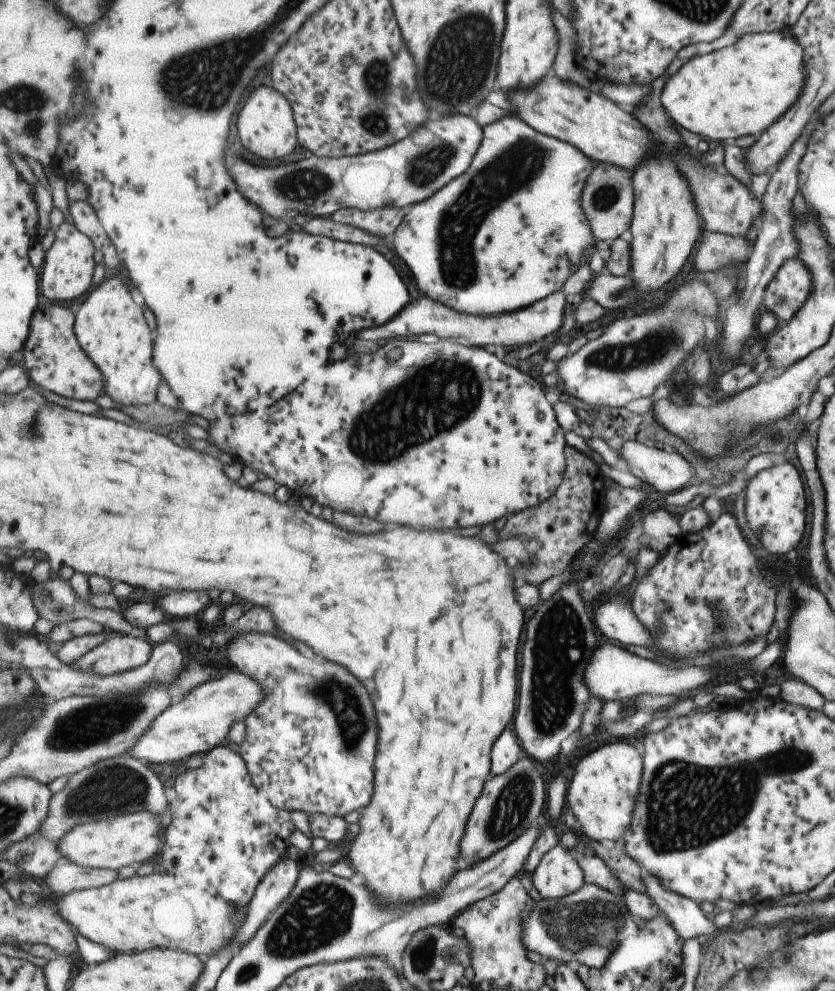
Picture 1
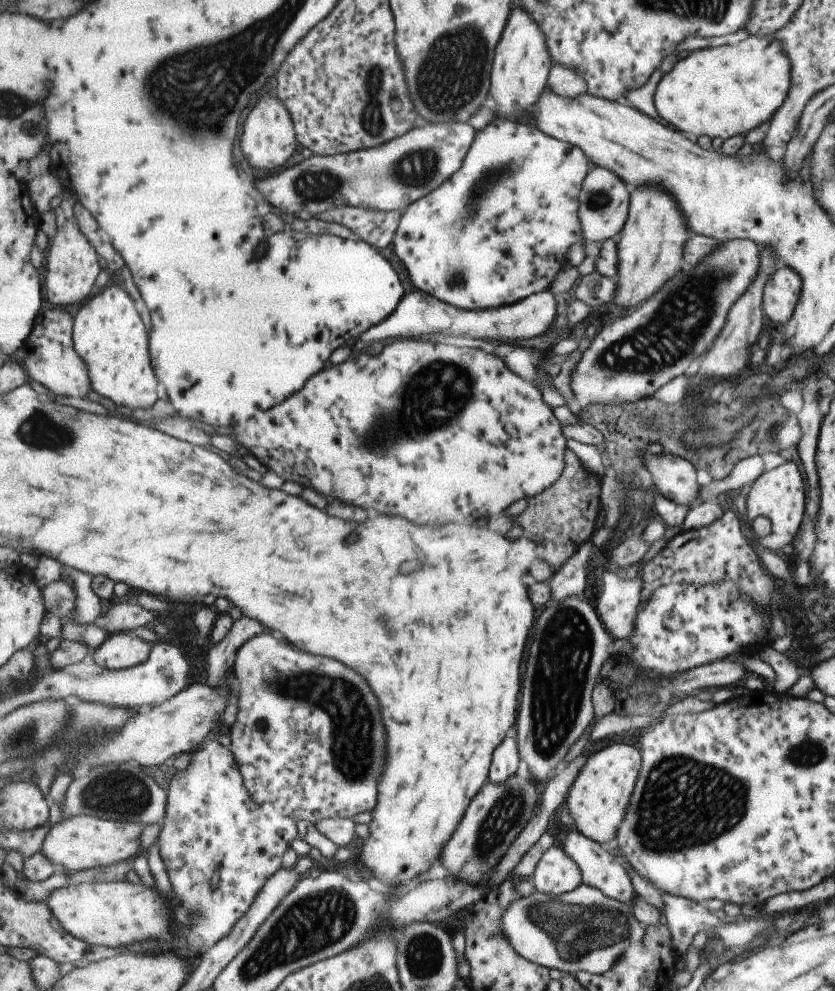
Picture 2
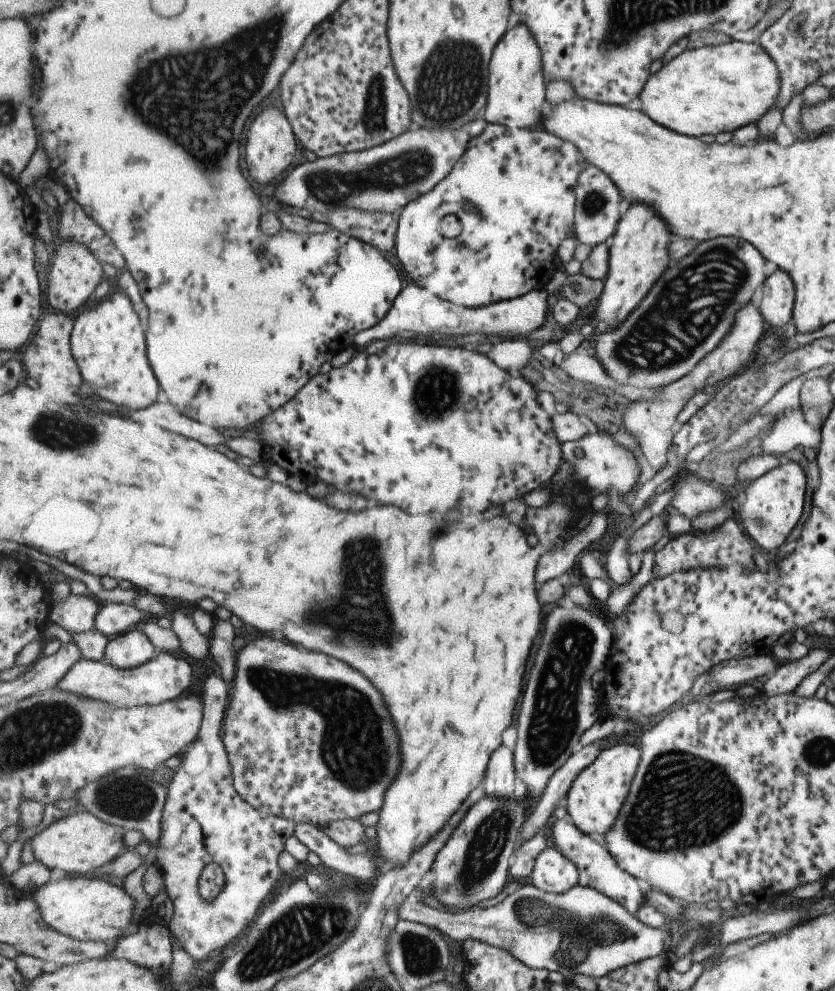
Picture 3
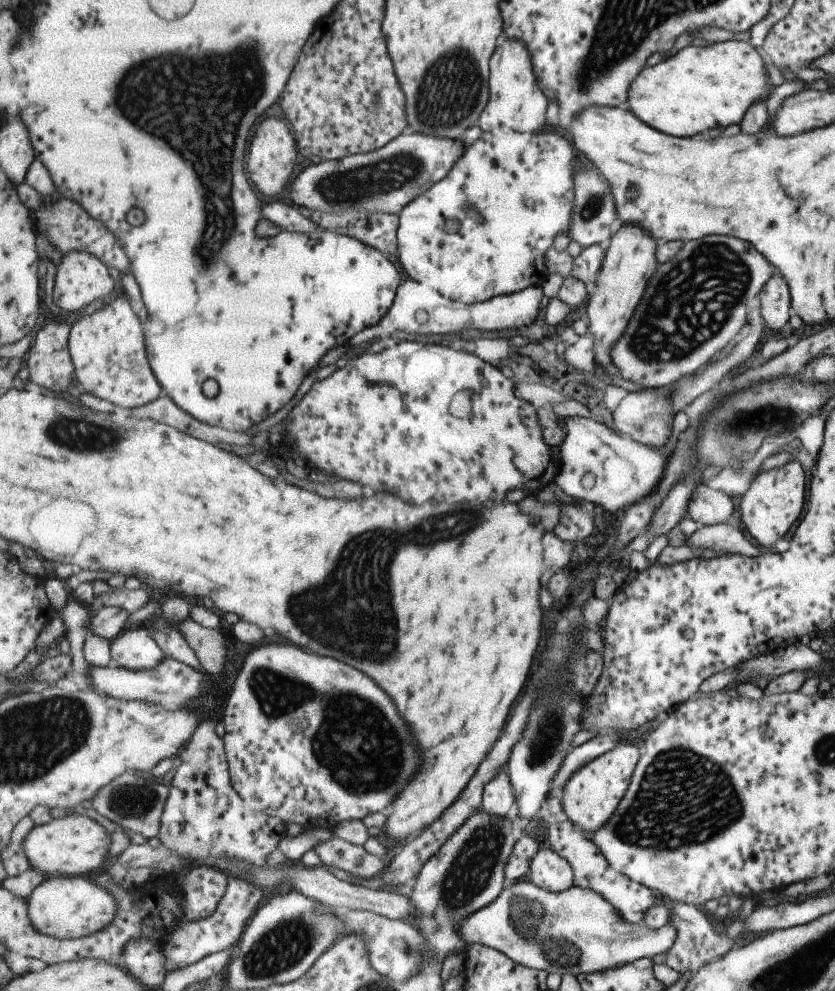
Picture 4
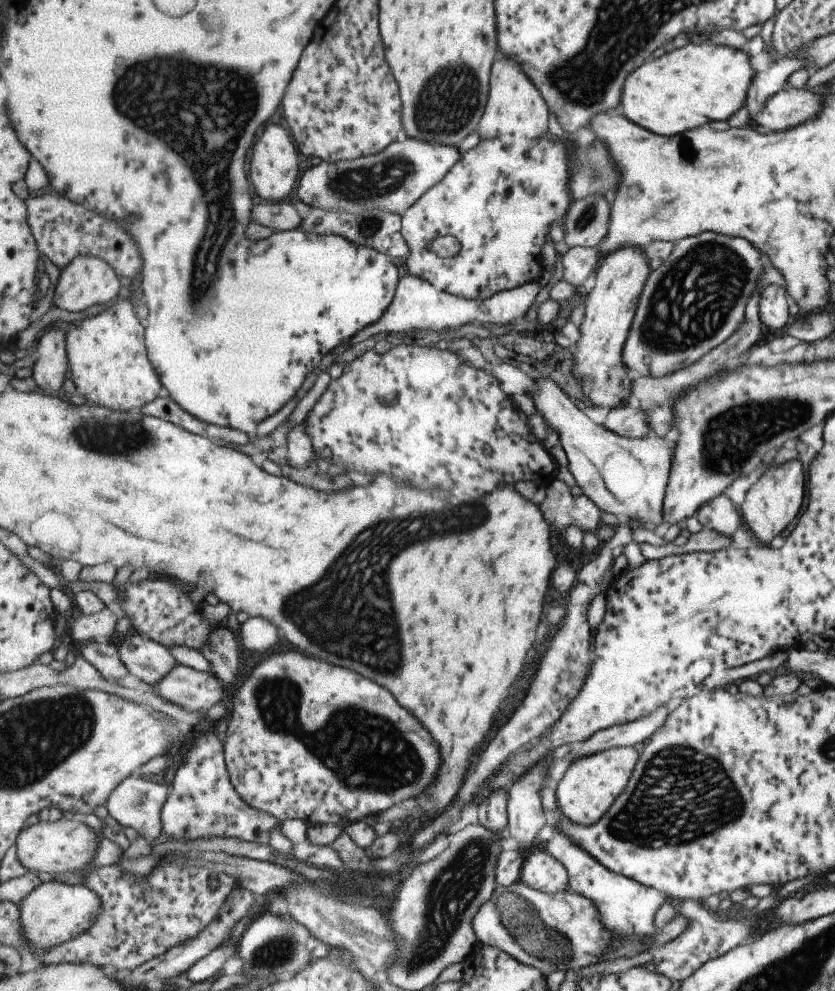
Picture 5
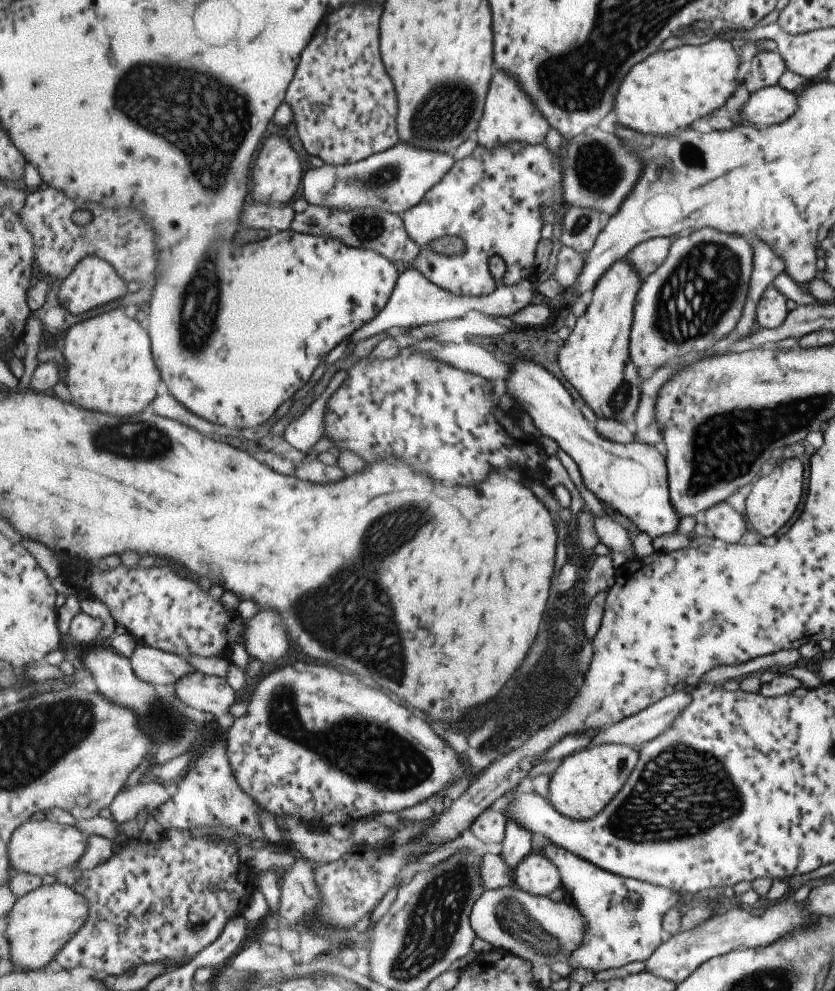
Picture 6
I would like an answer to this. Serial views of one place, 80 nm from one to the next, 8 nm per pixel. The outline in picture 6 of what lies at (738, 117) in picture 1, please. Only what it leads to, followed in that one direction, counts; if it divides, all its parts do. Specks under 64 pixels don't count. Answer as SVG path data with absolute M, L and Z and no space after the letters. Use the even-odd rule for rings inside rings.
M716 37L700 45L681 45L668 51L657 51L651 58L635 65L626 79L621 83L616 103L615 112L619 114L619 122L627 128L640 133L667 136L677 134L691 124L691 120L711 114L711 110L719 110L725 100L737 88L737 70L740 60L737 60L737 50L733 50L727 42Z

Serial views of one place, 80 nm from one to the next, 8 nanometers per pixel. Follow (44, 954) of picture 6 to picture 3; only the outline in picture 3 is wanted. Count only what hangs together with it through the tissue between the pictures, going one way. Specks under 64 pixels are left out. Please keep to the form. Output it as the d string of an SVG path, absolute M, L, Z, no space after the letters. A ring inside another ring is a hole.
M102 878L53 880L32 893L42 910L41 918L67 936L82 941L109 943L133 934L140 922L131 925L137 900L121 886Z

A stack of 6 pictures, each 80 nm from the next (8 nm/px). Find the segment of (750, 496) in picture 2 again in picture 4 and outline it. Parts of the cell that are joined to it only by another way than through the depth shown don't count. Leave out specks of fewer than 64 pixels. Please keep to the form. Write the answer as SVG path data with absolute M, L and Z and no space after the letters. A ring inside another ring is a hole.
M792 458L783 466L757 473L747 490L736 500L736 511L747 530L747 536L755 545L773 547L773 543L793 526L801 514L805 494L805 476L799 462Z

